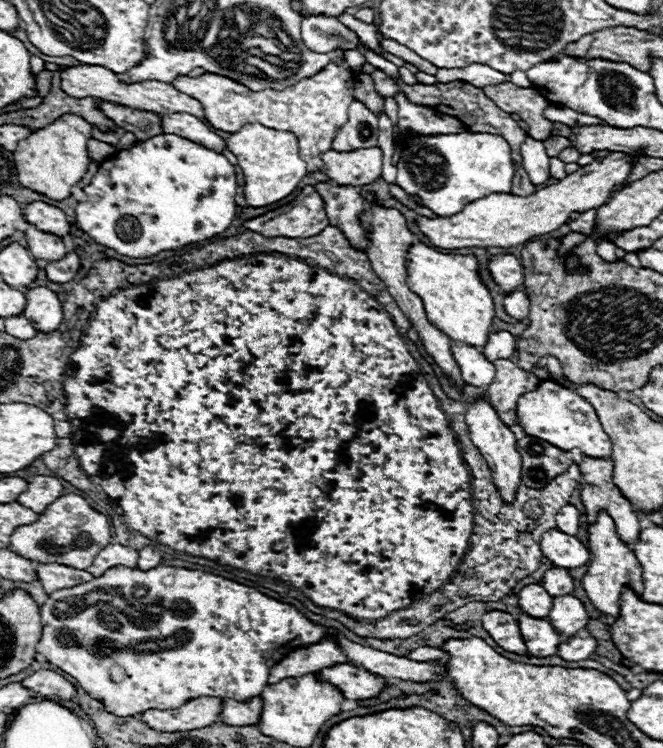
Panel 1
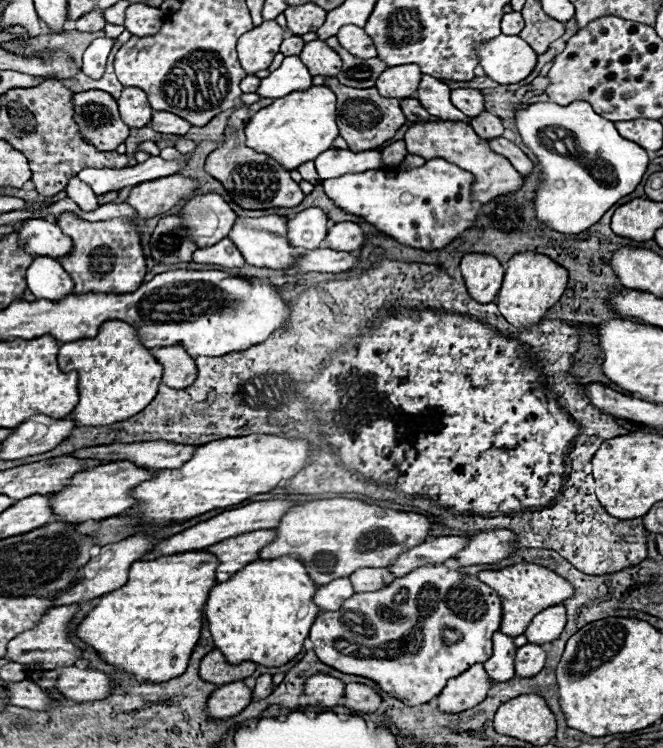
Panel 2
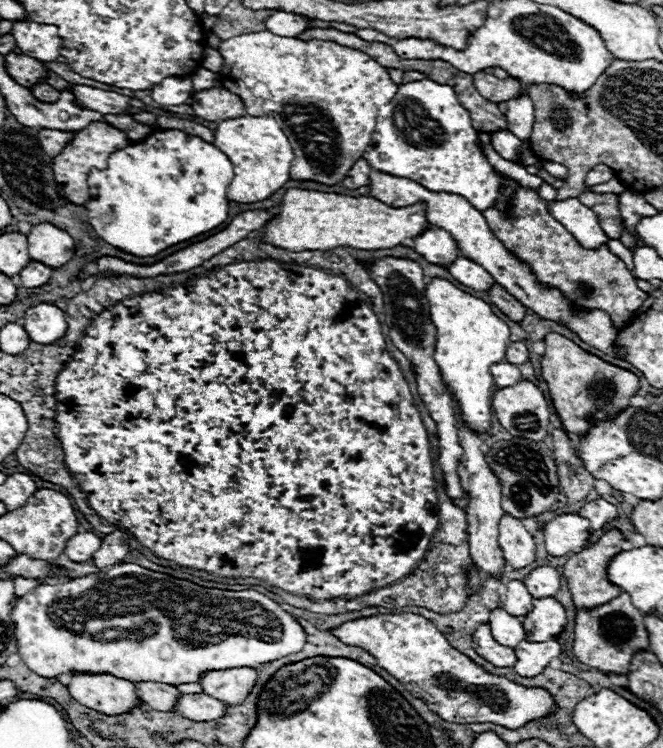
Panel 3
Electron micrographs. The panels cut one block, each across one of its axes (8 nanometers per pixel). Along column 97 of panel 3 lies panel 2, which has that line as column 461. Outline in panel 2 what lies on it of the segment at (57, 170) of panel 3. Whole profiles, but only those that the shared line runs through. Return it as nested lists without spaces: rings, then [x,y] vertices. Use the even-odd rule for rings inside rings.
[[[444,120],[420,122],[420,124],[416,122],[416,124],[408,126],[408,130],[404,134],[404,142],[406,142],[408,154],[422,156],[424,160],[444,158],[444,160],[472,172],[474,174],[472,200],[476,200],[480,204],[486,204],[500,194],[516,192],[524,182],[522,176],[514,170],[514,166],[506,158],[500,158],[496,152],[492,152],[488,142],[484,138],[476,136],[472,126],[466,122],[444,122]]]

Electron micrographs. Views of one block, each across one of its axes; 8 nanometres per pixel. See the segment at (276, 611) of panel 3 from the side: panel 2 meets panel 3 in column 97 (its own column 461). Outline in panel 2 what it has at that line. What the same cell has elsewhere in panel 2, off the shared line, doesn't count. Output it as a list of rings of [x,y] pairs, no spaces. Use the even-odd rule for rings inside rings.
[[[424,566],[390,586],[376,592],[360,592],[348,598],[340,610],[318,614],[310,630],[316,656],[346,674],[364,676],[374,680],[384,692],[402,700],[408,706],[430,702],[442,692],[448,678],[456,678],[470,666],[486,662],[492,654],[492,634],[502,622],[502,606],[496,592],[484,586],[476,576],[448,570],[446,566]],[[446,630],[456,630],[460,640],[448,642]]]

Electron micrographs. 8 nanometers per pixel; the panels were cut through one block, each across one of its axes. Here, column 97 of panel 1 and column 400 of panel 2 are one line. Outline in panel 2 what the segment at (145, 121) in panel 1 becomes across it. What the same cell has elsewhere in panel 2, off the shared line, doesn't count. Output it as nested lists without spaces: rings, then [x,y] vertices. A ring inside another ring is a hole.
[[[404,98],[400,102],[400,106],[402,106],[408,122],[424,122],[430,118],[430,114],[420,106],[420,100],[416,100],[416,98]]]

